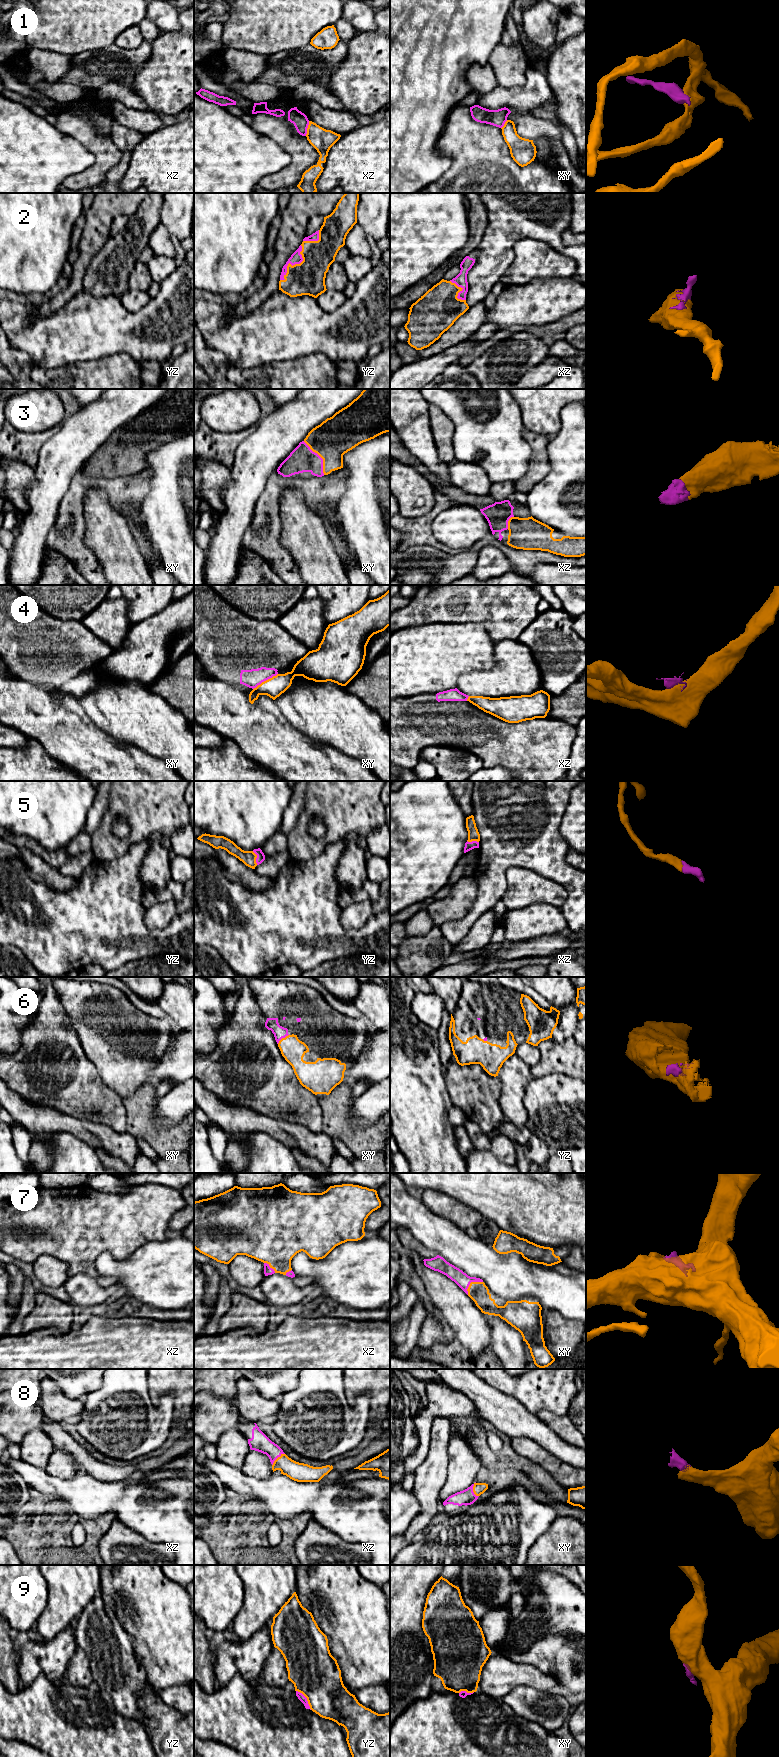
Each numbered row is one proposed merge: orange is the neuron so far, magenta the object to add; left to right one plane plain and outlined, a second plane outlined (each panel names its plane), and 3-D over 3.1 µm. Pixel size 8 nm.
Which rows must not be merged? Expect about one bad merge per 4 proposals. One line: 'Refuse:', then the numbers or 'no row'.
Refuse: 1, 4, 9

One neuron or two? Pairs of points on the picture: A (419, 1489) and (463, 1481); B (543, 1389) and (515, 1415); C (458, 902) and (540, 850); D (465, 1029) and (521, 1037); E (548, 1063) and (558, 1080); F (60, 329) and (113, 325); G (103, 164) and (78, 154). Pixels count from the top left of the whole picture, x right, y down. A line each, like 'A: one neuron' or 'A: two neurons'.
A: two neurons
B: two neurons
C: two neurons
D: one neuron
E: two neurons
F: one neuron
G: two neurons

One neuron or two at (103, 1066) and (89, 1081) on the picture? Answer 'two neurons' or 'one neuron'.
two neurons

